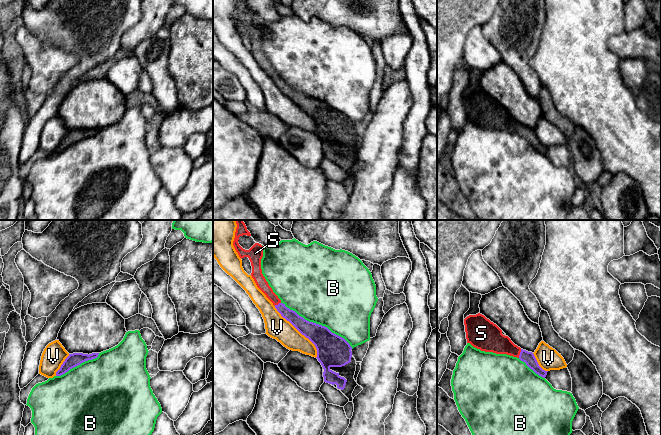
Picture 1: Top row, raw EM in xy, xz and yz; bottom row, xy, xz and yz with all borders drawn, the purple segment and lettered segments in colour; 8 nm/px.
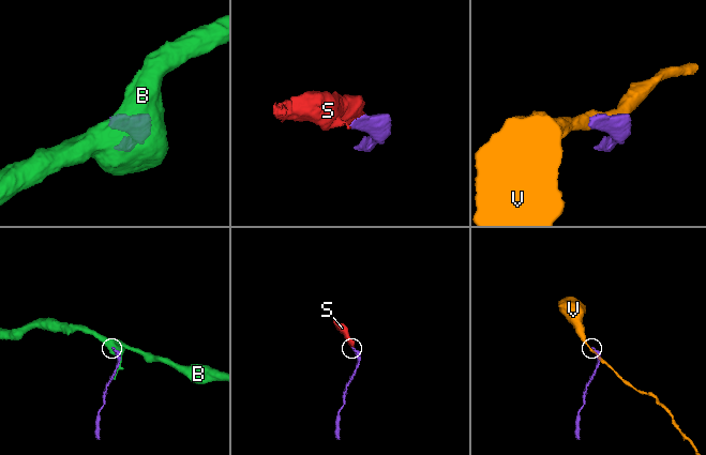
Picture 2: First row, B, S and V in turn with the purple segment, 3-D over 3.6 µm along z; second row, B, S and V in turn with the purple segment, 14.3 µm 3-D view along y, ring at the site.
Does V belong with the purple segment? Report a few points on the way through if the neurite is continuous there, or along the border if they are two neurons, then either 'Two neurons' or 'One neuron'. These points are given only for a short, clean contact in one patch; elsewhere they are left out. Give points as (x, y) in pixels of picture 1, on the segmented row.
Two neurons

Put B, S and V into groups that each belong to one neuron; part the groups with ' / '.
B / S / V

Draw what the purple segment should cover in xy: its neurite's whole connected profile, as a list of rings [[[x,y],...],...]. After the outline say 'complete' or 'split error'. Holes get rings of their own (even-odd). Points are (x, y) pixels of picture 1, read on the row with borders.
[[[73,353],[65,359],[60,369],[56,372],[56,376],[61,376],[68,372],[70,369],[80,365],[81,363],[97,358],[99,353],[83,354],[83,353]]] | complete

